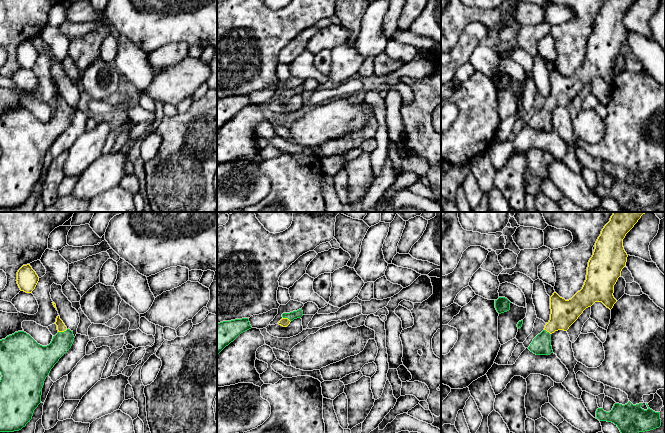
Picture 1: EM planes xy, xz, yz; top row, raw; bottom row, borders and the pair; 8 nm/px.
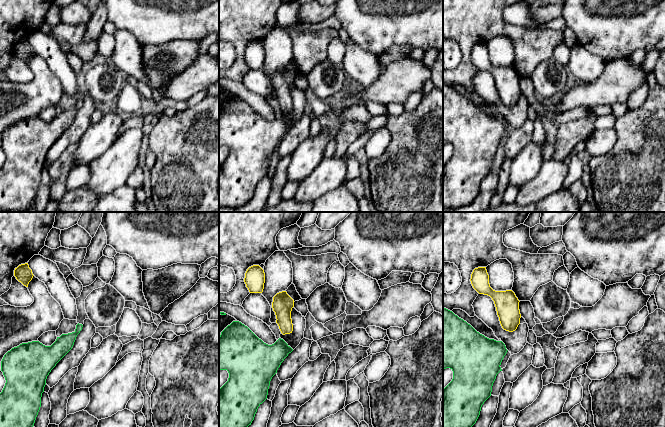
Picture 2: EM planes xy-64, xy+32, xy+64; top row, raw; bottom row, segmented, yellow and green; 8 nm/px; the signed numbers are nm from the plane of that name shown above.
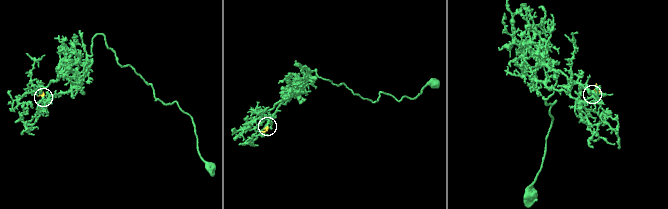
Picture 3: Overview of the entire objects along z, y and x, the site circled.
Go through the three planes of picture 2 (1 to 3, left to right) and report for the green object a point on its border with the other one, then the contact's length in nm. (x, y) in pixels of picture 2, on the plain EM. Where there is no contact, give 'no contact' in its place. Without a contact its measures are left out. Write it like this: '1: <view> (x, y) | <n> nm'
1: no contact
2: no contact
3: no contact

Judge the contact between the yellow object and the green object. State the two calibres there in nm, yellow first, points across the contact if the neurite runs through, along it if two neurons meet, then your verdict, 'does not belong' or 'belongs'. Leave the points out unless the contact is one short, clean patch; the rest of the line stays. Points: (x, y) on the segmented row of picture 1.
calibres 70 and 190 nm; way xy (61, 327), (62, 331), (62, 340), (45, 357); belongs

